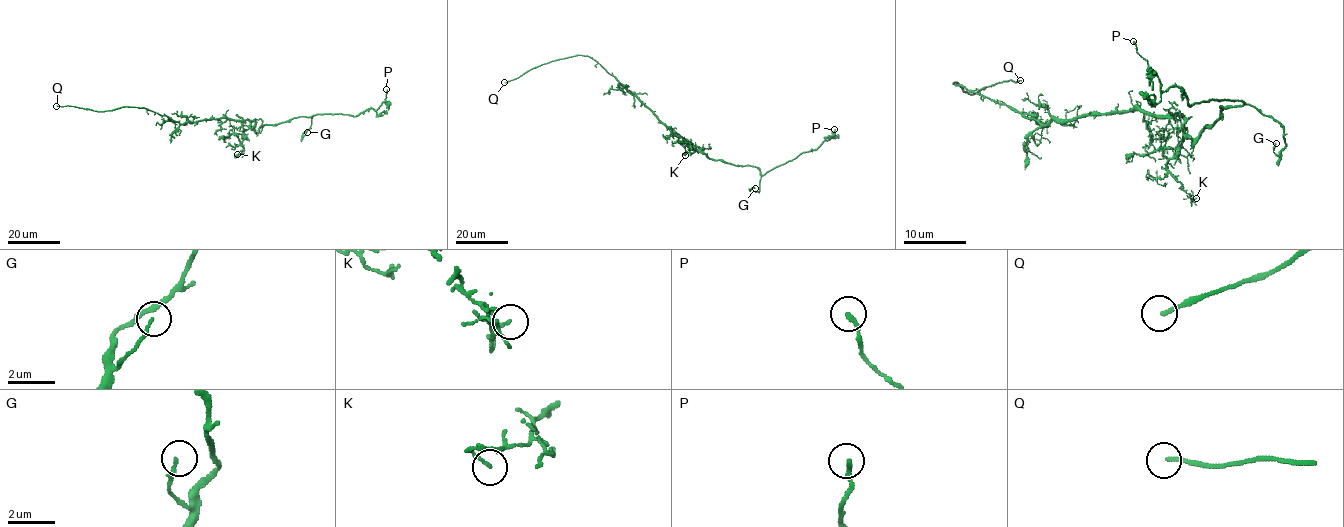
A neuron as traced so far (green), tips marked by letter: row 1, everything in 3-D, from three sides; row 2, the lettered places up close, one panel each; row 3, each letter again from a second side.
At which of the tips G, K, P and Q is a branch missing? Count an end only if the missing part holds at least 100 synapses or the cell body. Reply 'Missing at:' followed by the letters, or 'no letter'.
Missing at: Q

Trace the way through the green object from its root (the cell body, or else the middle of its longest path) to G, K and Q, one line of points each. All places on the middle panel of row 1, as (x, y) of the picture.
G: (676, 134), (710, 158), (755, 166), (760, 180), (759, 190), (751, 193), (751, 188), (755, 188)
K: (676, 134), (698, 150), (691, 148), (690, 143), (692, 149), (683, 153), (685, 155)
Q: (676, 134), (587, 56), (552, 60), (504, 82)

